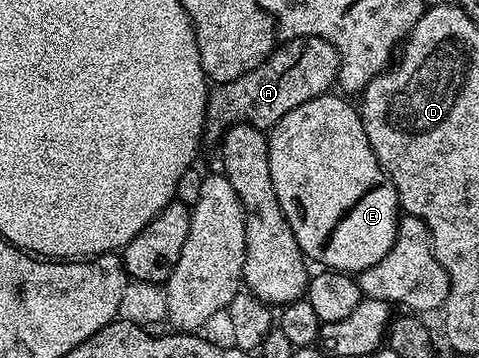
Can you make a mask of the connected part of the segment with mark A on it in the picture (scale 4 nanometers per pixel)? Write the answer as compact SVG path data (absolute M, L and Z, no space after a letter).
M306 36L300 41L297 53L289 60L289 52L282 46L274 47L270 56L243 78L235 78L235 82L214 87L209 98L209 107L205 110L205 136L220 141L226 130L233 124L250 124L262 130L271 130L283 118L283 114L291 114L295 106L303 106L303 102L311 102L311 98L319 98L330 91L329 87L337 84L337 71L341 65L341 59L337 56L335 46L318 36Z

